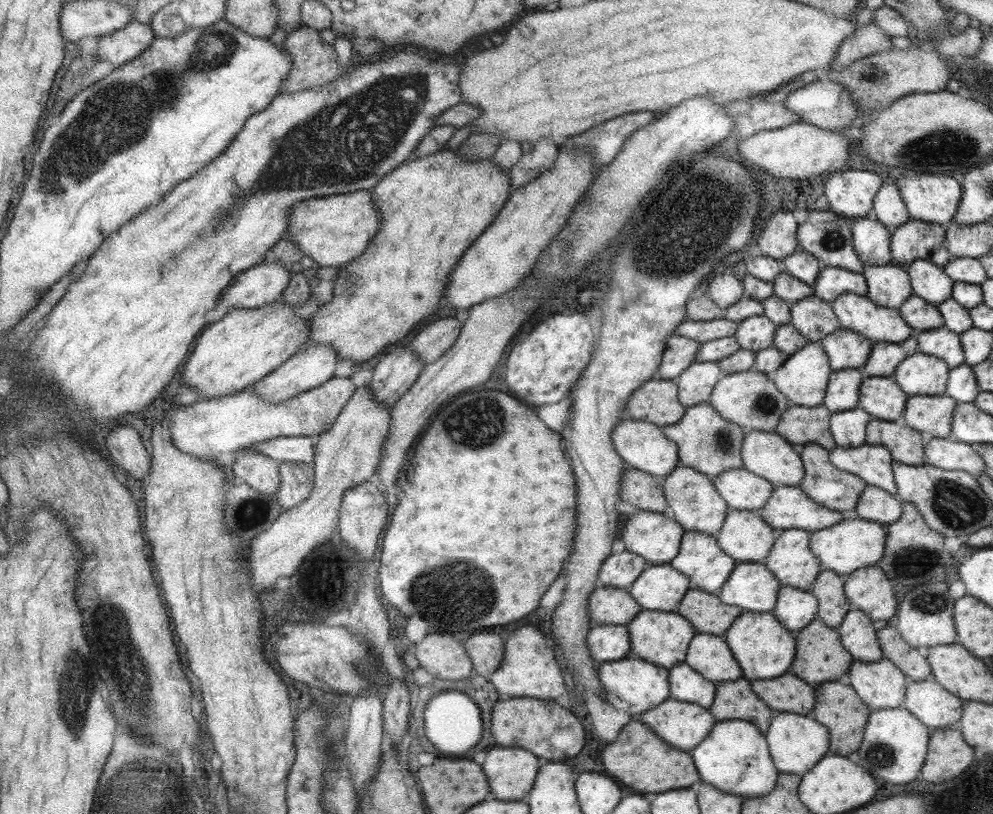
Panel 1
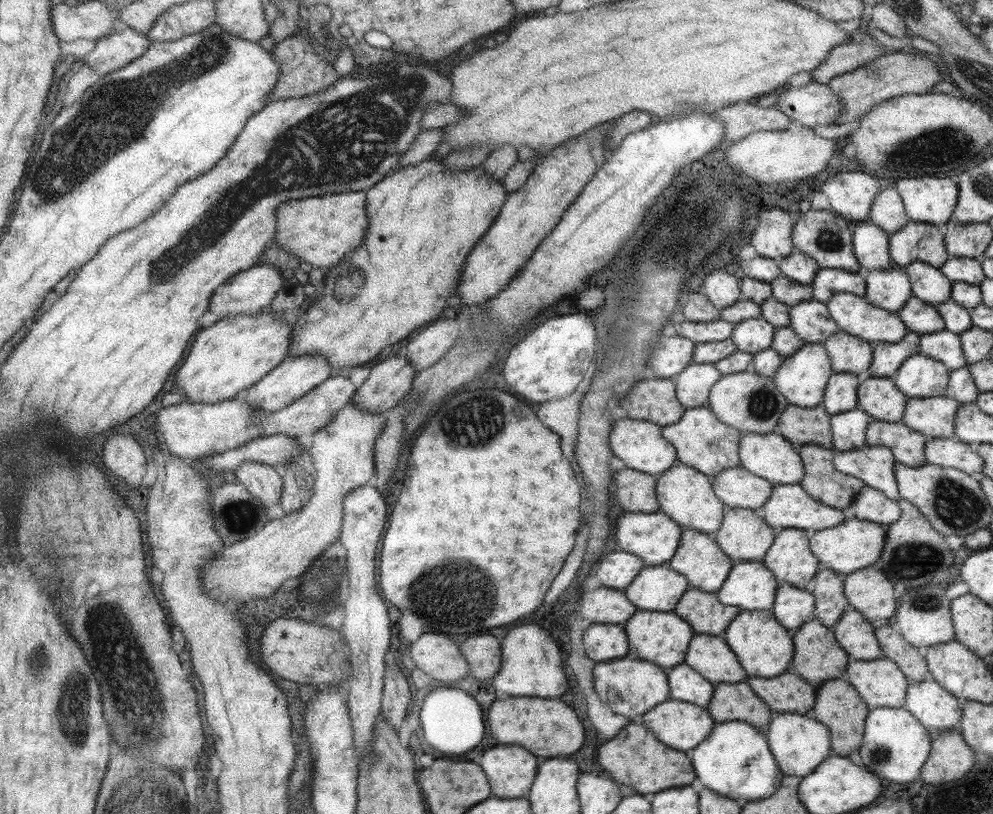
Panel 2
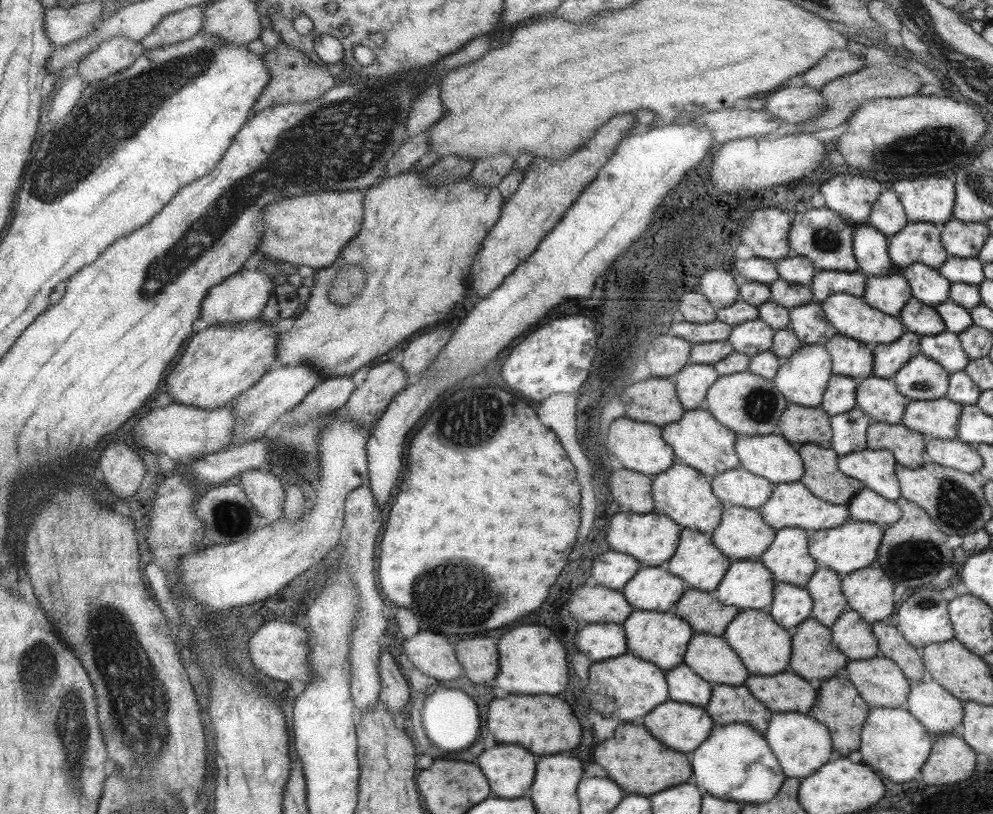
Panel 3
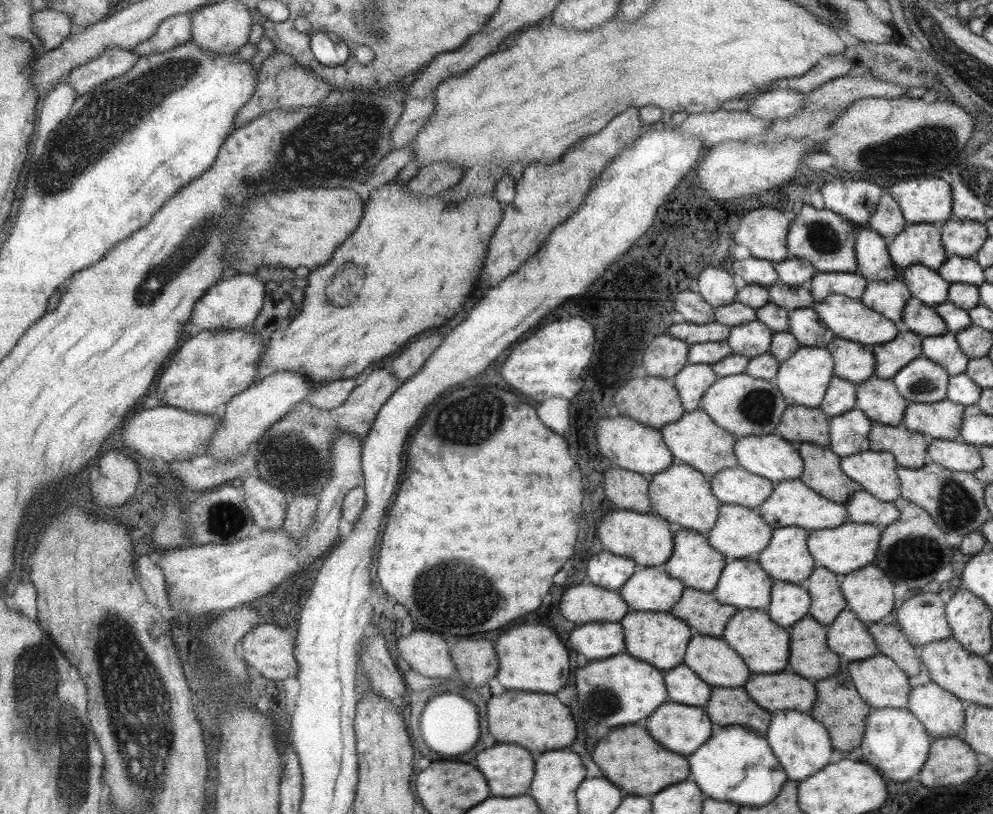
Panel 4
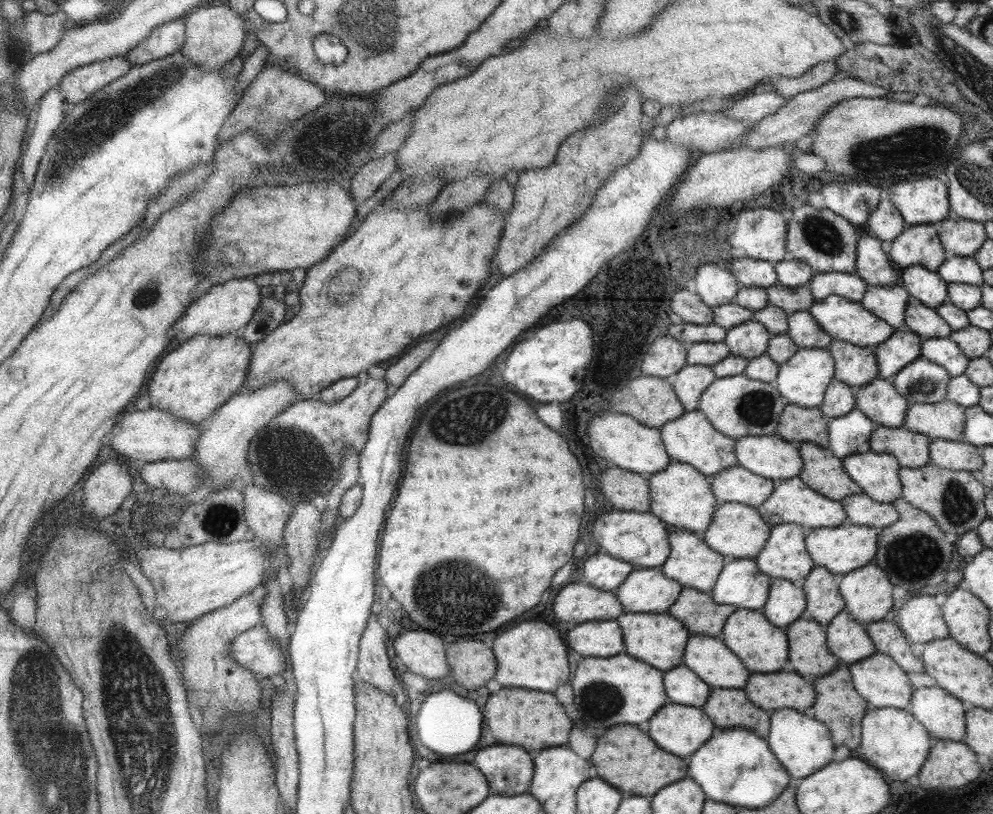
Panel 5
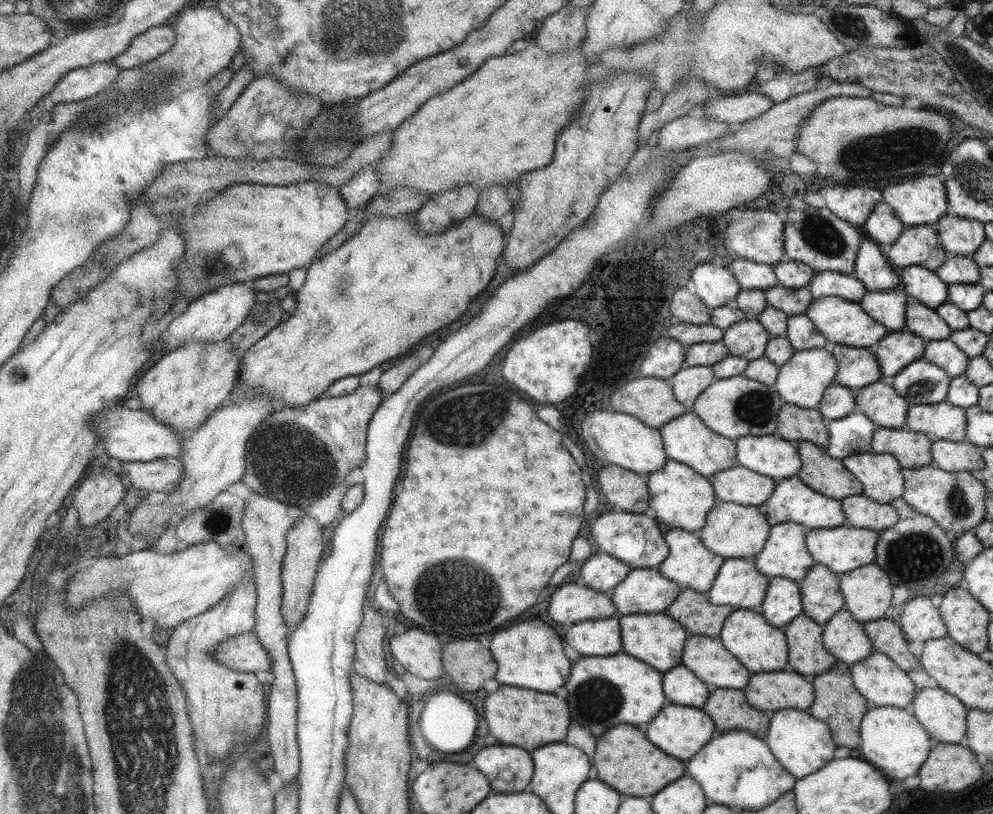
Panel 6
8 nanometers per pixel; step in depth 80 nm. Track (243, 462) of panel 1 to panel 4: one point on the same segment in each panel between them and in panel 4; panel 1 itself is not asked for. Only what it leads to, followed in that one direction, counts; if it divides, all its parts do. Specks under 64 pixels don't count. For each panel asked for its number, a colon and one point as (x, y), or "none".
2: (263, 482)
3: (265, 492)
4: (267, 505)

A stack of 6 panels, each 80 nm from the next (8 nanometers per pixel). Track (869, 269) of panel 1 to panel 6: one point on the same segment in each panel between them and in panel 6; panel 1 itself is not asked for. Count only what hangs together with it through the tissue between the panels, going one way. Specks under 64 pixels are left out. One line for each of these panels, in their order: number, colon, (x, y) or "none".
2: (888, 289)
3: (888, 294)
4: (887, 297)
5: (889, 304)
6: (887, 308)

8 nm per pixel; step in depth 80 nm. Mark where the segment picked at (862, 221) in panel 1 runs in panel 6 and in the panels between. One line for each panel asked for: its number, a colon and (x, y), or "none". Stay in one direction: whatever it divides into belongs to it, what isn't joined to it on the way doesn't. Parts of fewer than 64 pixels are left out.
2: (869, 243)
3: (869, 247)
4: (871, 253)
5: (872, 266)
6: (870, 267)

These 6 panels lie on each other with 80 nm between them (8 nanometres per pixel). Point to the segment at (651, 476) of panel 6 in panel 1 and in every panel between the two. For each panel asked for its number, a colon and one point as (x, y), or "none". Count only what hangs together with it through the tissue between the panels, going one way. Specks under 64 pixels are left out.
1: (691, 499)
2: (686, 496)
3: (684, 495)
4: (681, 495)
5: (680, 495)

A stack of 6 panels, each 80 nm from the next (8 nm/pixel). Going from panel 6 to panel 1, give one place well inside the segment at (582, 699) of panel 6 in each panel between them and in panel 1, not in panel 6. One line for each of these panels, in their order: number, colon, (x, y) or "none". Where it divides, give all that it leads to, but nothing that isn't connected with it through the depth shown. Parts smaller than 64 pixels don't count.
1: (632, 685)
2: (629, 687)
3: (624, 687)
4: (620, 689)
5: (619, 688)

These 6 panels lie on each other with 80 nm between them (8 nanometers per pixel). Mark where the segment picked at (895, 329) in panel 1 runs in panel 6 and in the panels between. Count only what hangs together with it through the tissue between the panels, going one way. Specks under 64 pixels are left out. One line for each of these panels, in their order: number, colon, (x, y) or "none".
2: (854, 315)
3: (851, 316)
4: (849, 319)
5: (843, 320)
6: (840, 321)

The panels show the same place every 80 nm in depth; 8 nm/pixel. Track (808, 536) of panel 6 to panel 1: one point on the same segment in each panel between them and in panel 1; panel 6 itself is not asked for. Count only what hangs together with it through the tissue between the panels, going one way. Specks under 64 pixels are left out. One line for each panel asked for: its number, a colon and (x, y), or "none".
1: (850, 544)
2: (854, 544)
3: (853, 545)
4: (845, 548)
5: (840, 549)

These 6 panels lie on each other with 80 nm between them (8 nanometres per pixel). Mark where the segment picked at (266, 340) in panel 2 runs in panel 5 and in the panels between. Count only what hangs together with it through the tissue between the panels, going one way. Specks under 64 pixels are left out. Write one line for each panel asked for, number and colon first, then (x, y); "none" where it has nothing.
3: (219, 363)
4: (211, 367)
5: (204, 372)

